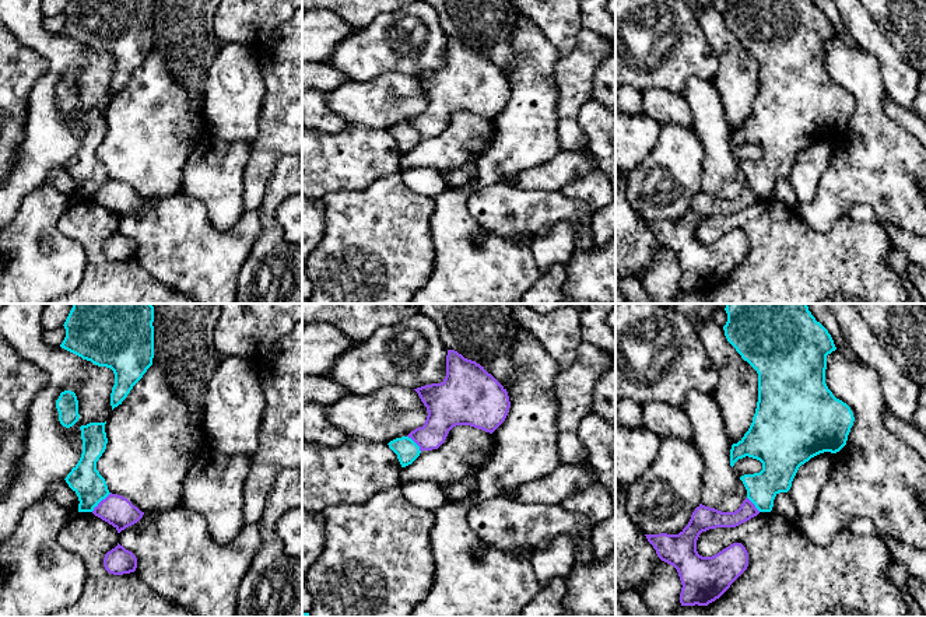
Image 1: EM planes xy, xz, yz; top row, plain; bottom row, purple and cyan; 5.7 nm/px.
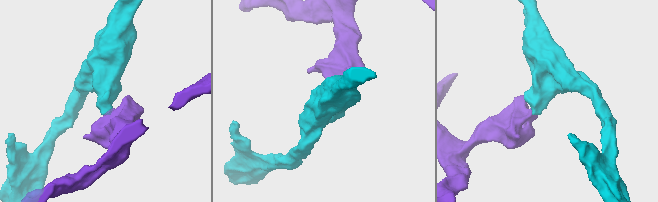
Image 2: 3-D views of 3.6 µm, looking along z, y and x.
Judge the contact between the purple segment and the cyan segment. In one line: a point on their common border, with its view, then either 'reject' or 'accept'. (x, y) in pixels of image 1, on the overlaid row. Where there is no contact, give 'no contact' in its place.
contact xy (101, 501); reject

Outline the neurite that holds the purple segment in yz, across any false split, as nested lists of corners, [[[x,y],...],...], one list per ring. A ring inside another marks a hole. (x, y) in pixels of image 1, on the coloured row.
[[[748,498],[734,512],[722,512],[699,504],[678,534],[645,534],[657,557],[677,569],[683,585],[681,606],[708,606],[748,567],[748,553],[741,543],[733,543],[712,557],[699,555],[697,551],[699,534],[716,527],[736,527],[758,513]]]

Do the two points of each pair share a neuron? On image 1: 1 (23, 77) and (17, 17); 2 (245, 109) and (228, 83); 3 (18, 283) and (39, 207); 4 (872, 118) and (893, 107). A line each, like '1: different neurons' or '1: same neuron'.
1: different neurons
2: same neuron
3: same neuron
4: different neurons

